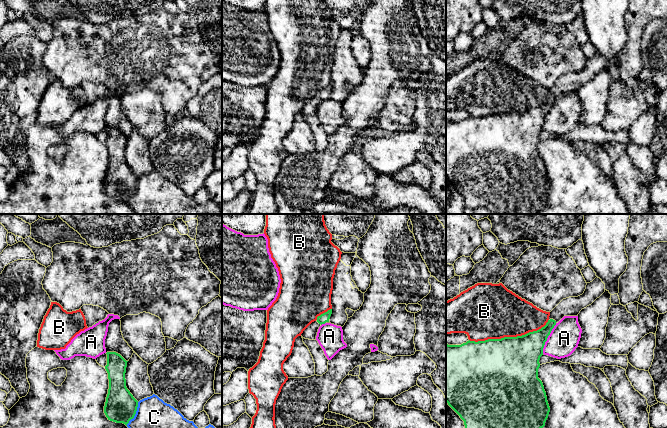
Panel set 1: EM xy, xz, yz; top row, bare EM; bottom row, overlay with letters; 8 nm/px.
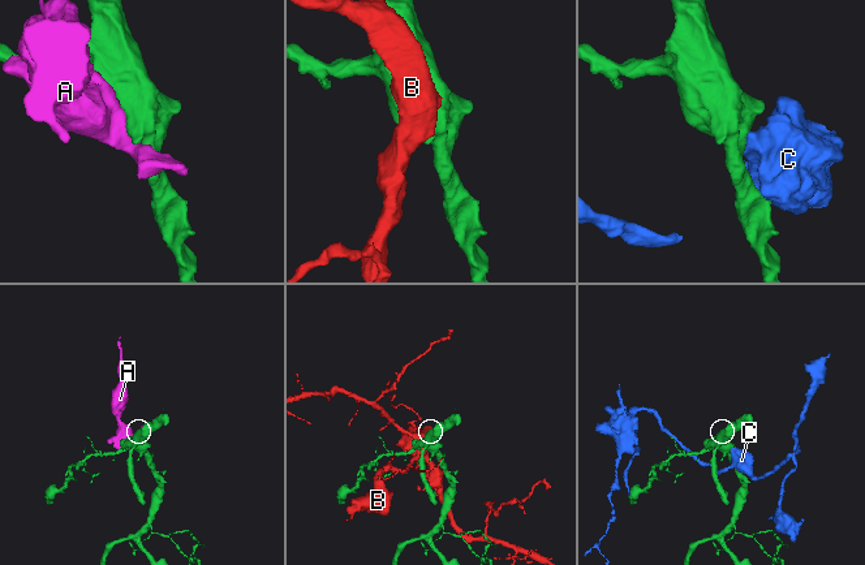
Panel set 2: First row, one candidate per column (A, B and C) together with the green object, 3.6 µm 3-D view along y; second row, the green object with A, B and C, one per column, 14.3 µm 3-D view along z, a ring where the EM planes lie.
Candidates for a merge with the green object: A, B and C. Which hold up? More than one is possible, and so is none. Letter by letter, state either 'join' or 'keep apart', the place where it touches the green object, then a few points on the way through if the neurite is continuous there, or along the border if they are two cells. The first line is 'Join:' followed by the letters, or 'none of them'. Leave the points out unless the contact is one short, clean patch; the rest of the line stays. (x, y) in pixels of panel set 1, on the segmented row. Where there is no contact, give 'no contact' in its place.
Join: none of them
A: keep apart | yz (547, 337)
B: keep apart | yz (509, 337)
C: keep apart | xy (135, 413)

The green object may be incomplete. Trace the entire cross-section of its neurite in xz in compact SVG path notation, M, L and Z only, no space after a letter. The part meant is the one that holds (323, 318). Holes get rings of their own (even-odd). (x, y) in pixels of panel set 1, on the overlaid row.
M332 309L321 314L317 317L317 320L312 322L301 334L305 339L316 340L317 332L322 324L330 323L330 316L332 314Z

